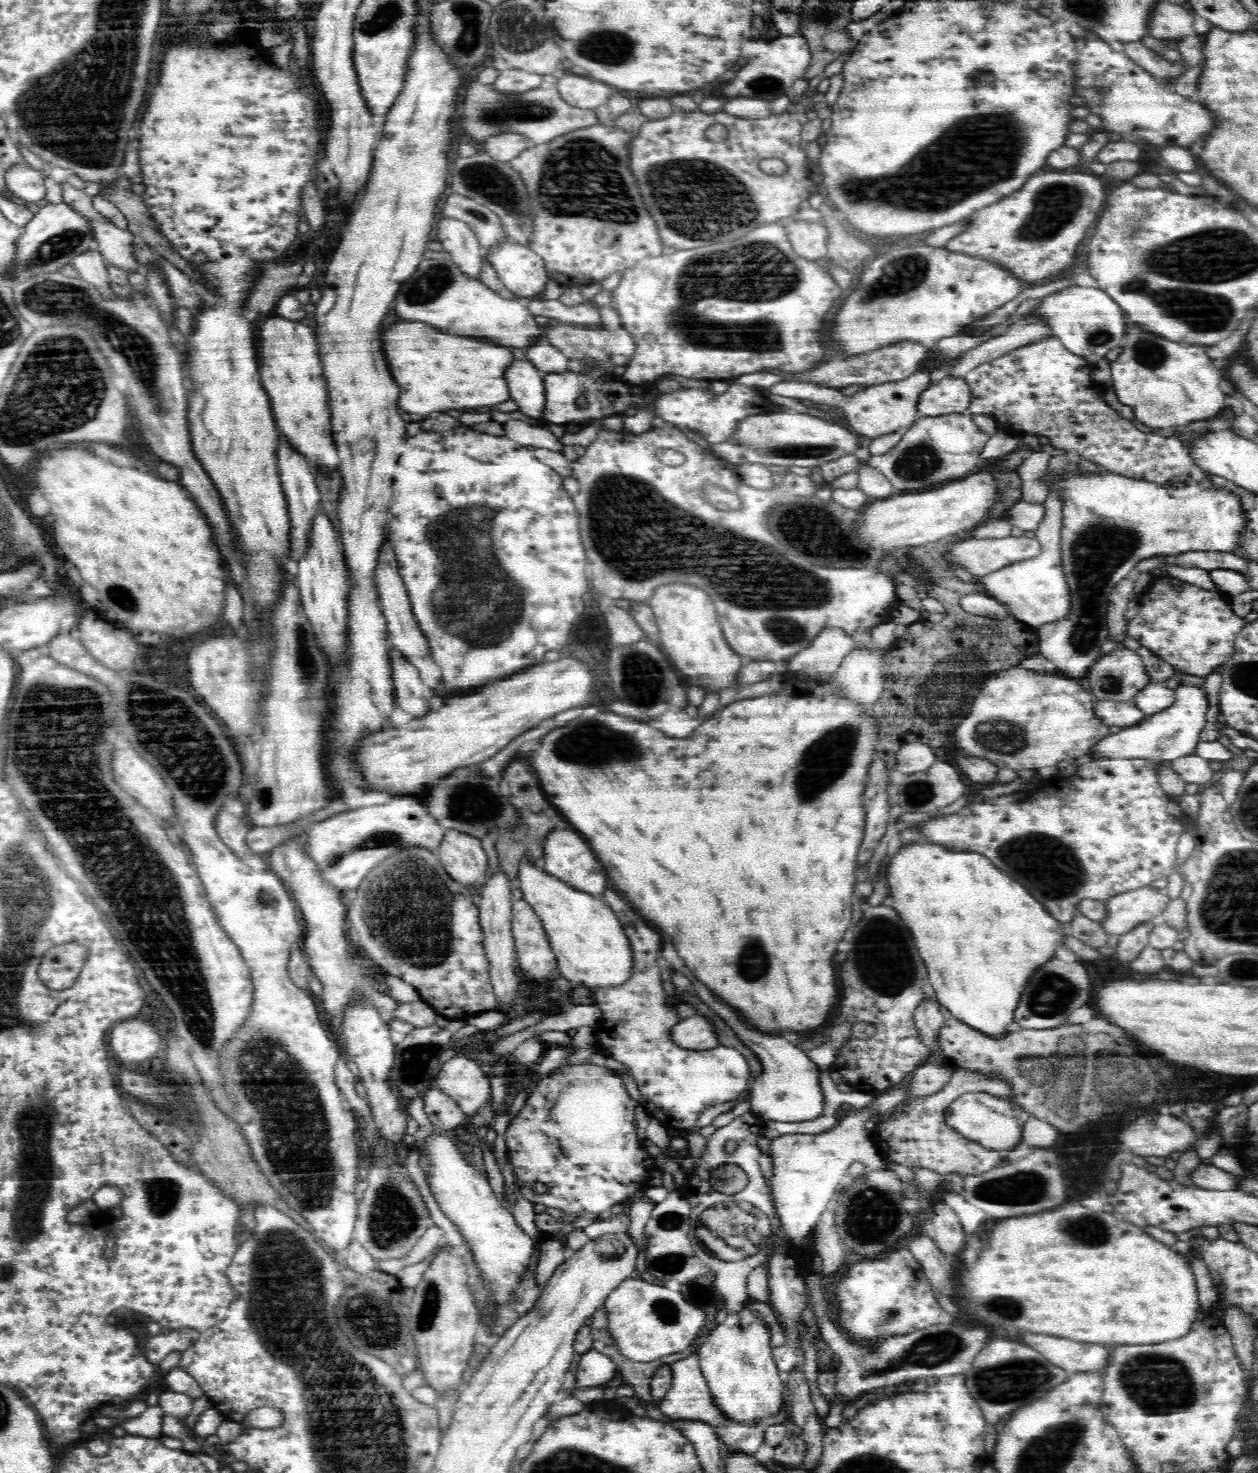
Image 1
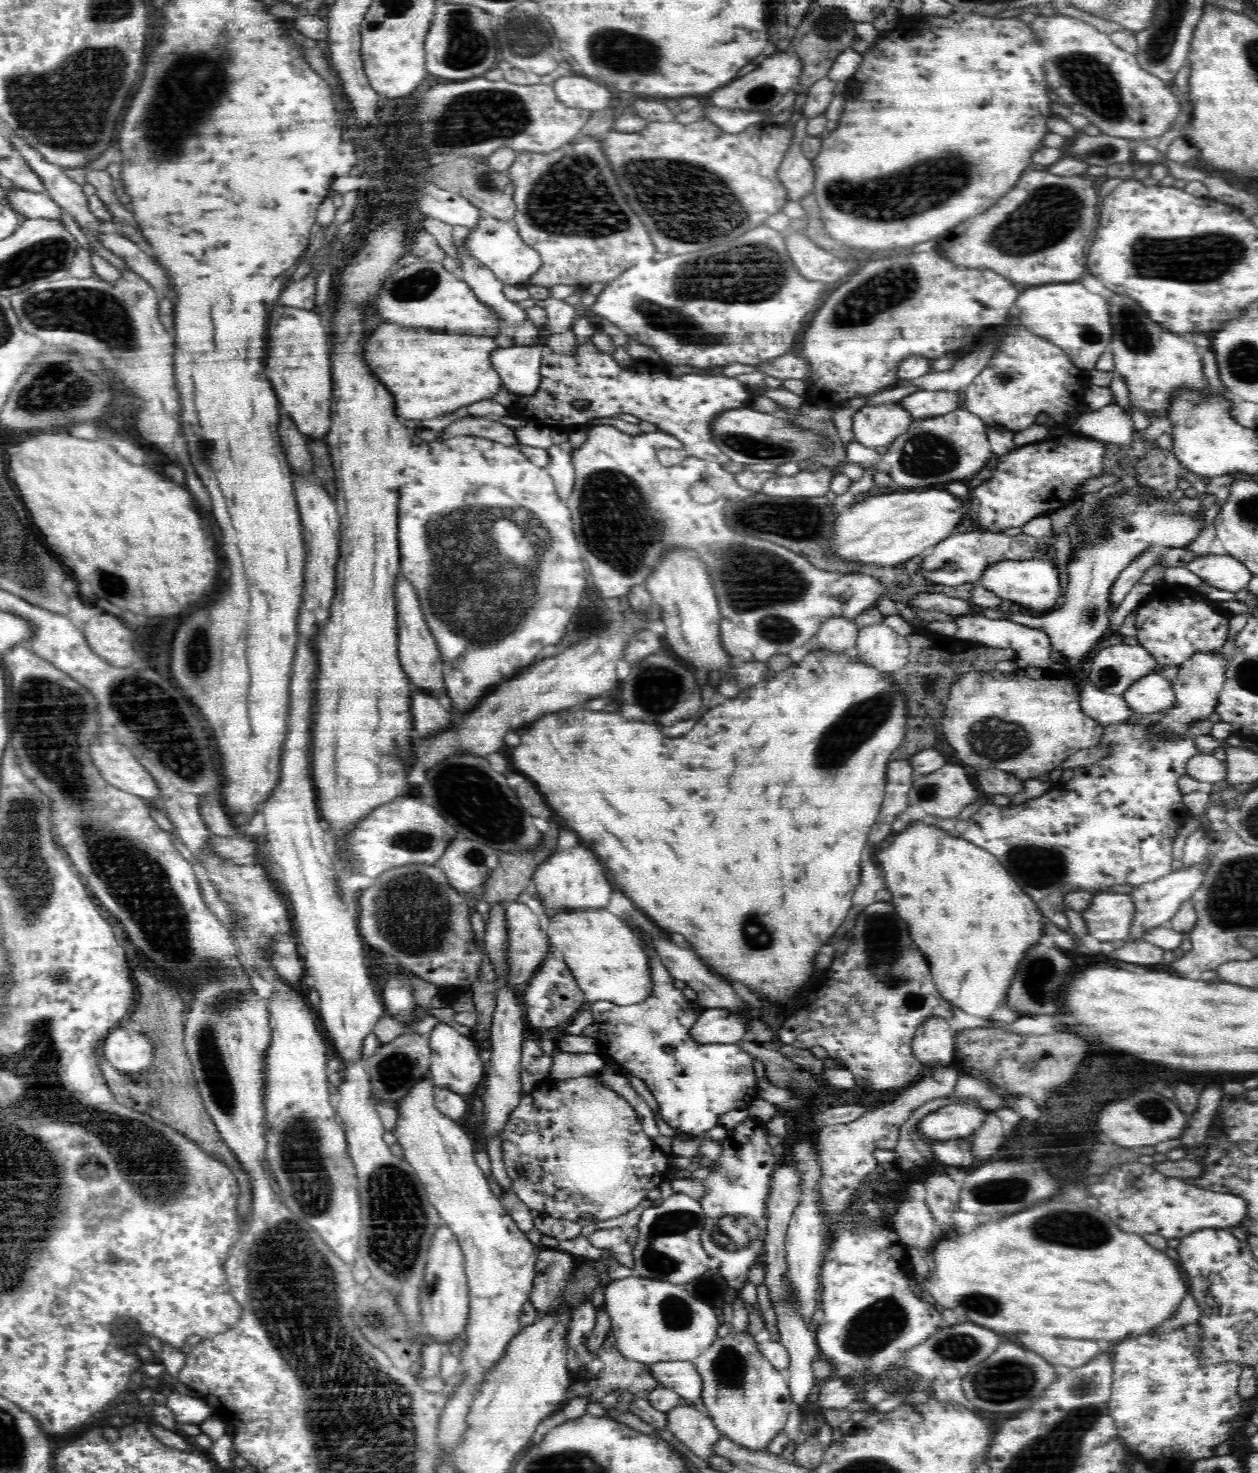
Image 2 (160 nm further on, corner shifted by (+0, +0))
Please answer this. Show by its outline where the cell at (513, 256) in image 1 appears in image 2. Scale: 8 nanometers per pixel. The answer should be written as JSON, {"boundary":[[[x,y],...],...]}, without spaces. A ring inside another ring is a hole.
{"boundary":[[[482,216],[478,225],[470,229],[470,237],[467,238],[466,245],[467,252],[485,264],[504,286],[528,288],[531,285],[531,278],[543,264],[539,252],[522,240],[515,221],[501,221]]]}

